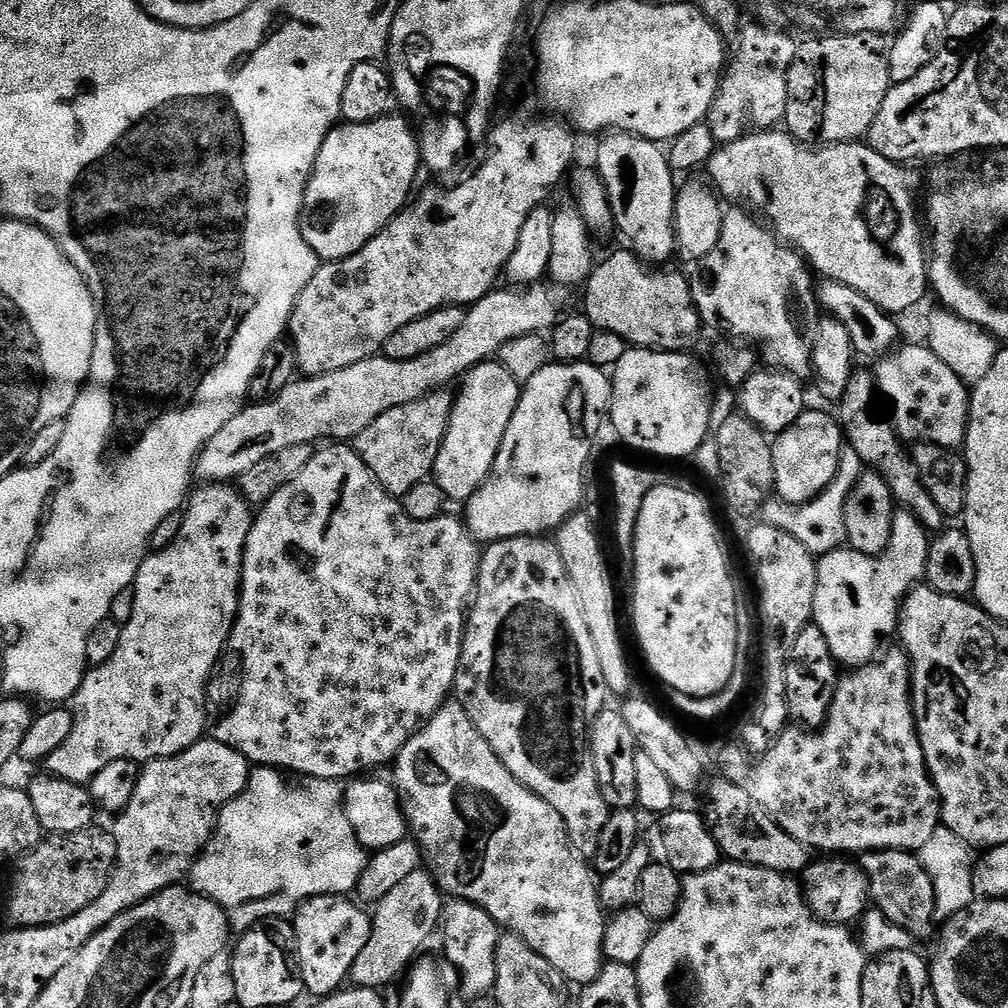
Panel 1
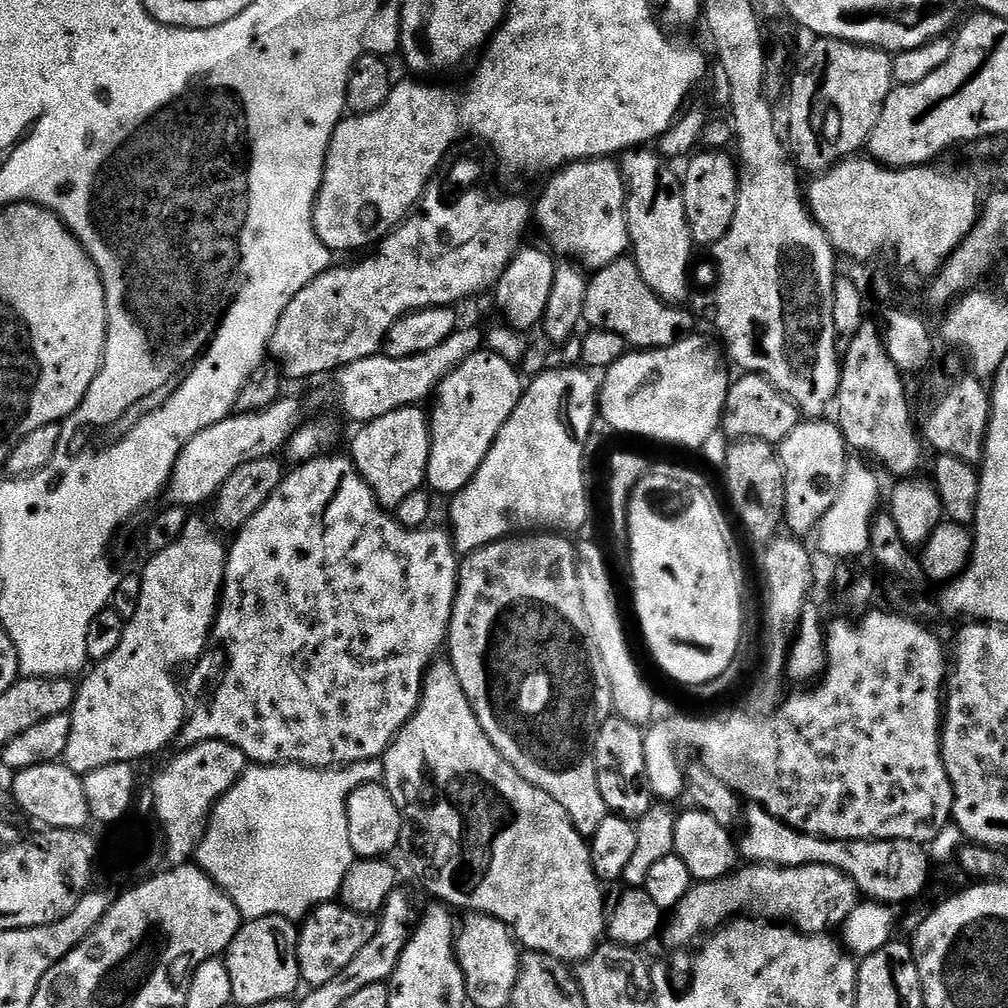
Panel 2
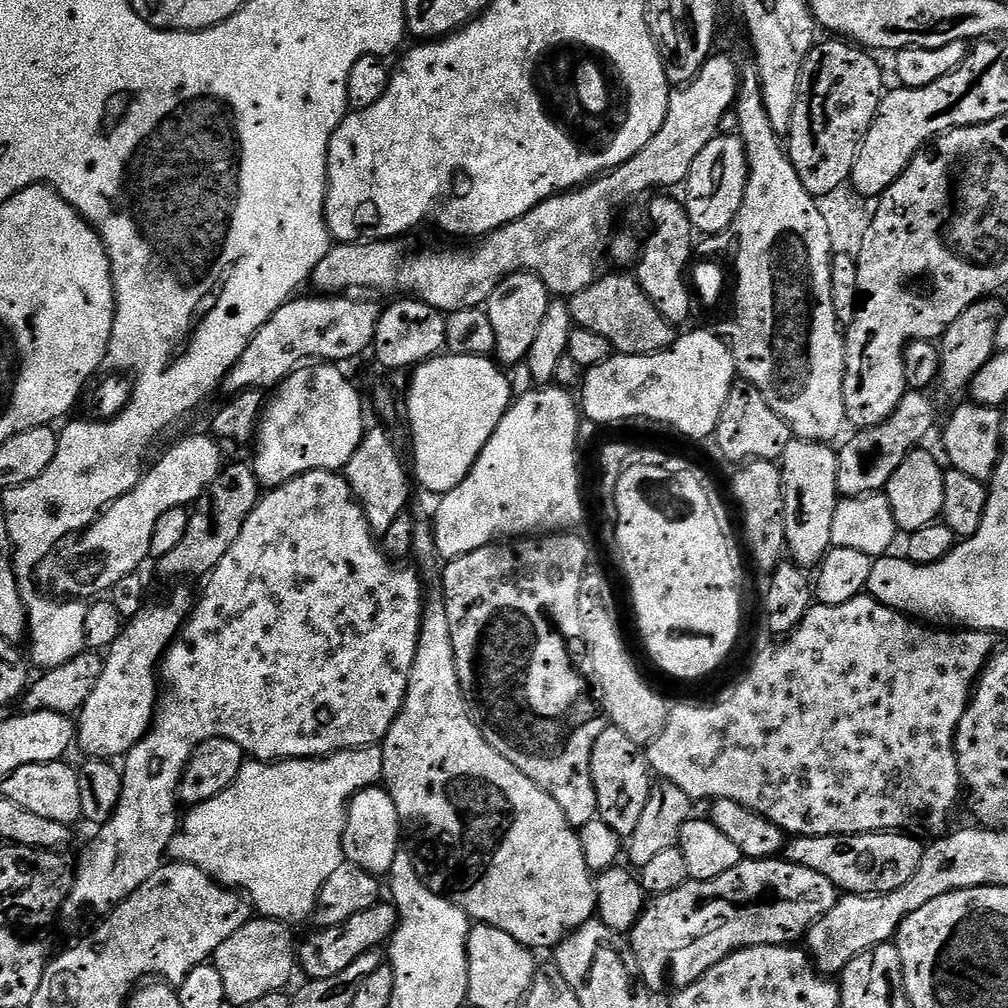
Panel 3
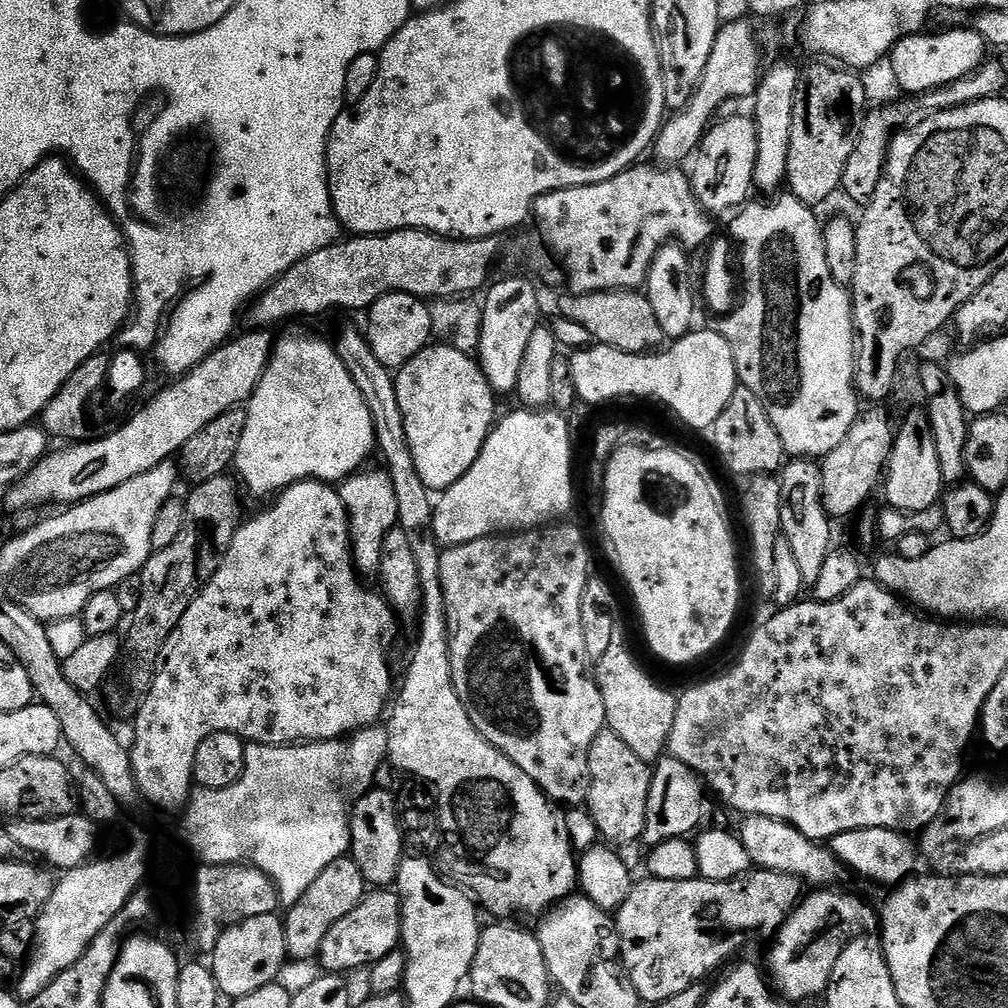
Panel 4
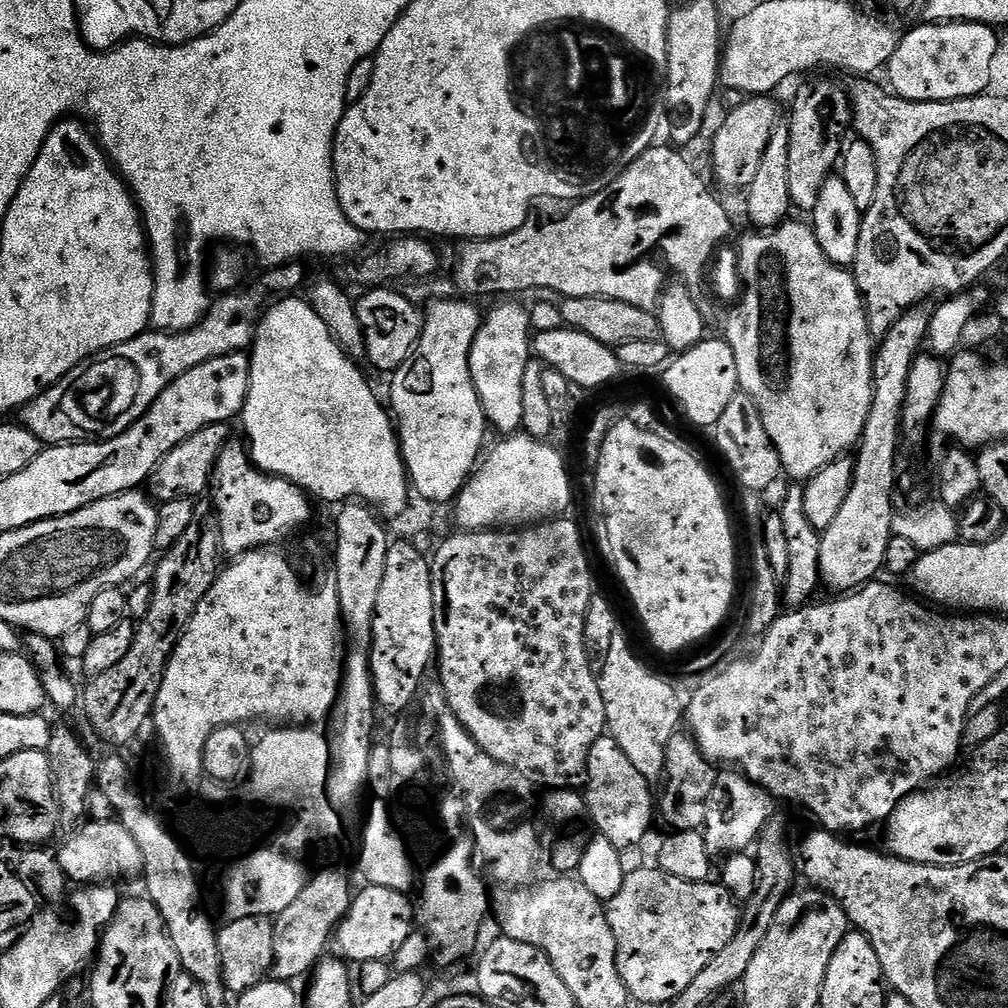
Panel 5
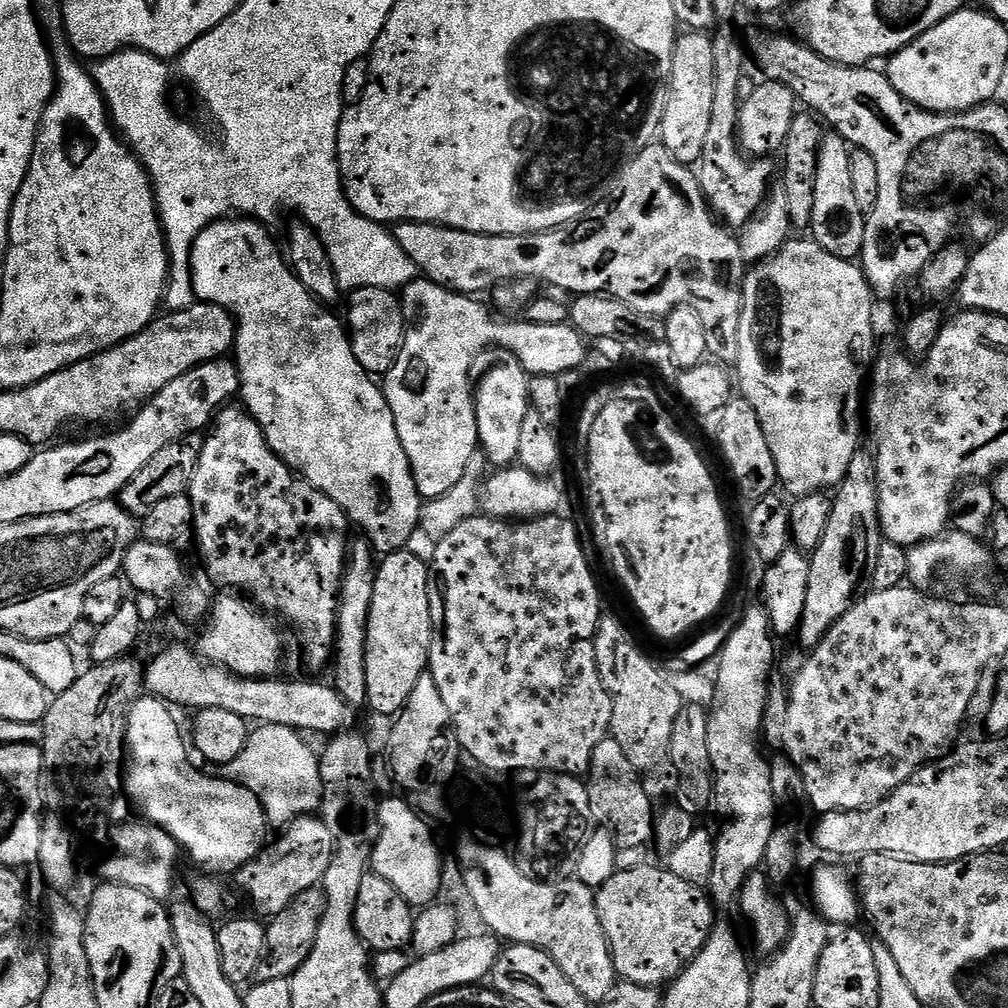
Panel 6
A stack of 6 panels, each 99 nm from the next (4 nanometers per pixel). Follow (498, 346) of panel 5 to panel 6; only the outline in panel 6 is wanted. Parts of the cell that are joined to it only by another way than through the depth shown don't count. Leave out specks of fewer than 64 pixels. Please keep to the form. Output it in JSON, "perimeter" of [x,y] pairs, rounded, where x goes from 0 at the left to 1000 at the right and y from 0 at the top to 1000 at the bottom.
{"perimeter":[[[499,347],[475,349],[468,371],[471,374],[470,396],[475,443],[484,452],[485,461],[493,465],[511,461],[514,456],[514,441],[518,436],[518,419],[522,419],[522,411],[526,407],[526,372],[510,350]]]}

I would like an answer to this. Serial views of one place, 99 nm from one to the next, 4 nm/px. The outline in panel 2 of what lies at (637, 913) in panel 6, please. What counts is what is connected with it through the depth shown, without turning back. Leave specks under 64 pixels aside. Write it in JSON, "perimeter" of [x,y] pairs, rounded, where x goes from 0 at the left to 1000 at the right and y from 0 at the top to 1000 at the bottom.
{"perimeter":[[[743,856],[738,860],[742,861],[731,860],[711,873],[688,876],[681,891],[666,902],[664,909],[667,910],[664,913],[662,910],[658,918],[657,930],[665,939],[689,938],[699,926],[705,927],[739,907],[762,915],[781,915],[789,924],[799,925],[801,929],[821,927],[826,924],[824,921],[832,922],[837,918],[843,903],[851,896],[849,876],[835,867],[835,863],[823,859],[769,861],[767,857]]]}

